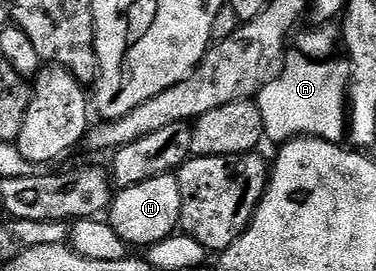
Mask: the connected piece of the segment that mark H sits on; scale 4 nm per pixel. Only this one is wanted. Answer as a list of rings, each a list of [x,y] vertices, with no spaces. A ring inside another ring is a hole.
[[[162,173],[156,179],[144,179],[144,183],[136,183],[127,189],[118,189],[113,194],[108,210],[108,222],[126,244],[130,247],[142,245],[149,247],[168,239],[176,233],[182,220],[182,204],[180,203],[180,187],[174,173]]]

